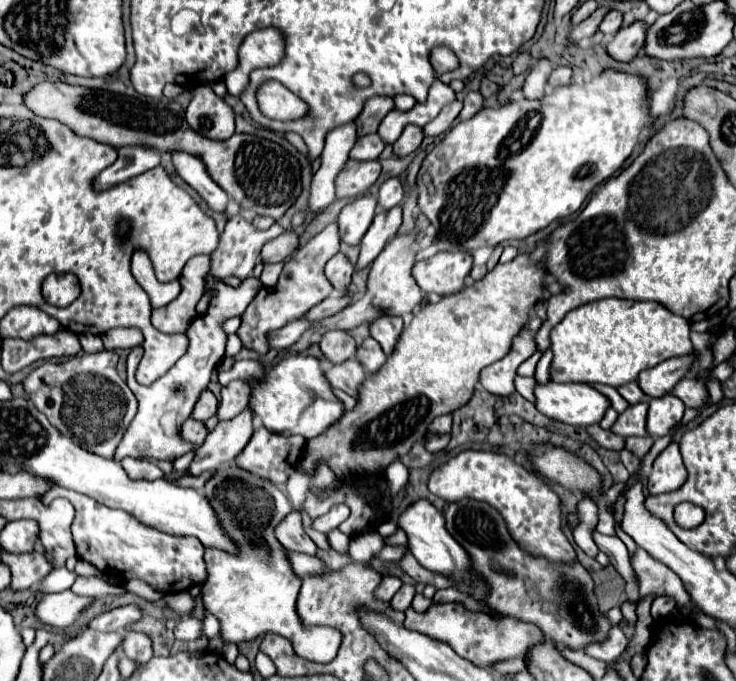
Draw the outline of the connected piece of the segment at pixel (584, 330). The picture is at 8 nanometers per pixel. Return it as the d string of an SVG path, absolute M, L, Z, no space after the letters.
M602 298L570 310L564 316L564 320L556 328L552 328L550 340L554 352L550 366L552 382L588 382L588 384L608 384L616 388L634 382L638 374L646 368L652 368L668 358L692 352L690 322L686 318L672 314L658 302L632 302L622 298Z

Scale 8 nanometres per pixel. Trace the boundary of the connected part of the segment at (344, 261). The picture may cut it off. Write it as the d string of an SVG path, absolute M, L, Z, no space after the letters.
M338 252L336 256L332 256L332 258L326 262L324 274L326 274L326 278L330 280L330 284L332 284L336 290L344 290L344 288L348 288L348 284L352 282L354 266L350 264L350 260L348 260L342 252Z

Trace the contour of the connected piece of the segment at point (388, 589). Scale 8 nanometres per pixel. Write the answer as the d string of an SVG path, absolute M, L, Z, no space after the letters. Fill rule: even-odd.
M384 576L382 582L376 586L376 600L388 602L398 592L400 586L402 586L400 578L396 578L396 576Z

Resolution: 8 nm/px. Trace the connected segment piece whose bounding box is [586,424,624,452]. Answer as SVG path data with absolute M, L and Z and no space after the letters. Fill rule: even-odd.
M600 424L588 426L586 430L588 430L588 434L590 434L600 446L604 446L604 448L608 448L608 450L618 450L618 452L620 452L620 450L624 448L624 438L616 436L616 434L610 432L610 430L602 430Z

